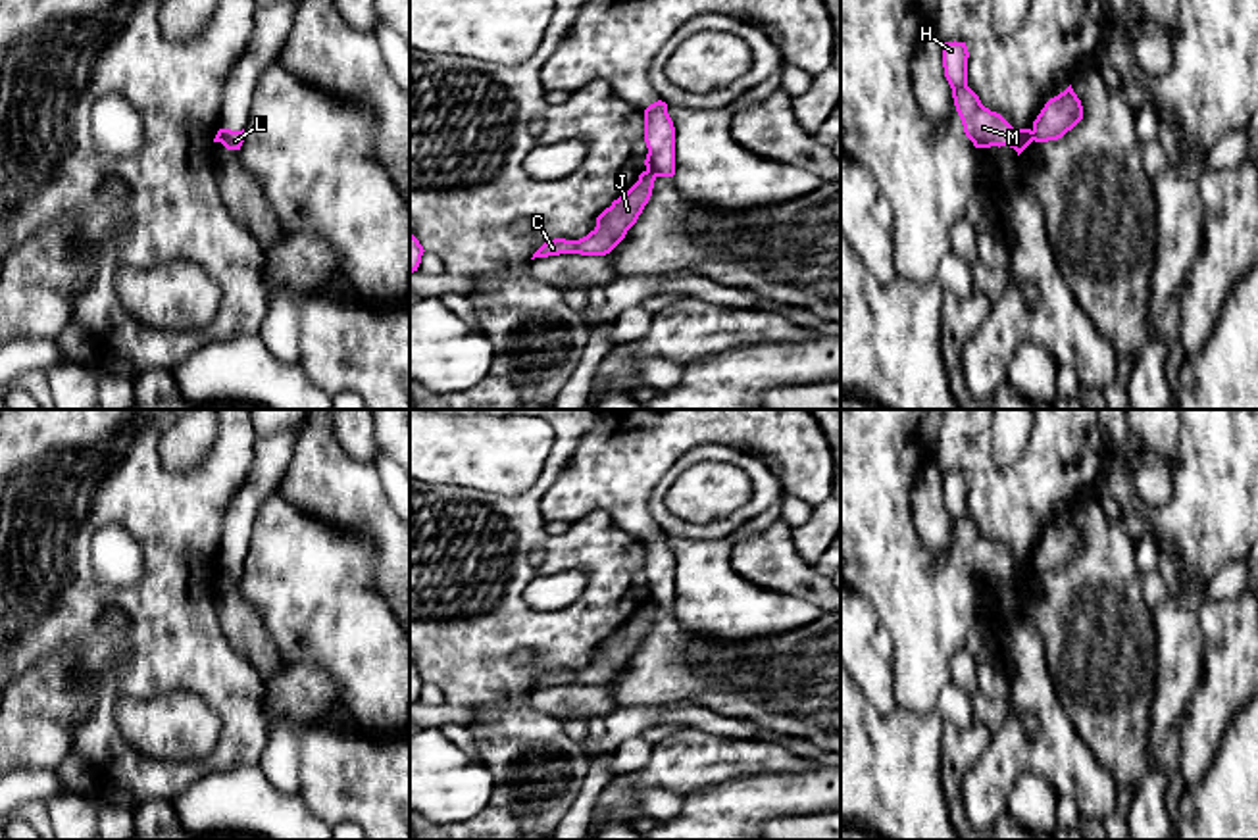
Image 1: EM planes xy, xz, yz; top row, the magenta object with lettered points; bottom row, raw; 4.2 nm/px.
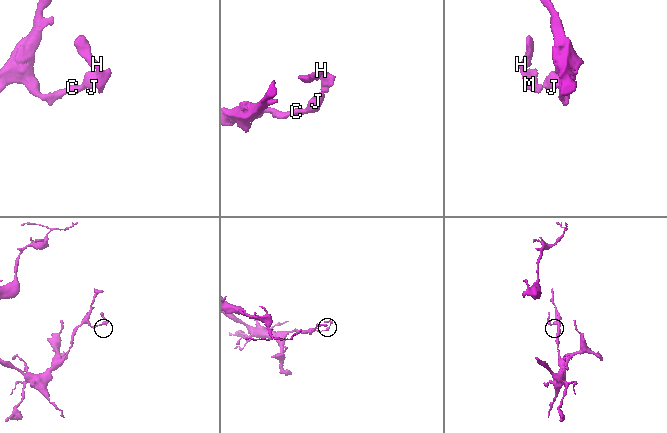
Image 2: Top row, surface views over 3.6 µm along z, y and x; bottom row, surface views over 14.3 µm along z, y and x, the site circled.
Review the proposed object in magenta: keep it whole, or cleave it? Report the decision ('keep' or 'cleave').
cleave

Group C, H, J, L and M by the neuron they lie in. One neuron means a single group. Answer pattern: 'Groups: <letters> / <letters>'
Groups: C J / H L M

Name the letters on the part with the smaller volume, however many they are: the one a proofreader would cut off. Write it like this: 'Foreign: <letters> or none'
Foreign: H, L, M

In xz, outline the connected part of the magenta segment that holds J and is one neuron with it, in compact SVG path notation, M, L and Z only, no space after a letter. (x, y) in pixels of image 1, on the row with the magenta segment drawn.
M642 171L639 181L596 217L596 227L579 240L554 238L544 242L531 259L560 254L606 256L637 223L652 196L656 175Z

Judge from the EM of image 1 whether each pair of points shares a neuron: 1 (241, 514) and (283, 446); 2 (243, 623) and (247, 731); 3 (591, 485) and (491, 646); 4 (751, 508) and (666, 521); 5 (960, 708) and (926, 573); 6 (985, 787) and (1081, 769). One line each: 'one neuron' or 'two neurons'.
1: one neuron
2: two neurons
3: two neurons
4: one neuron
5: one neuron
6: one neuron

